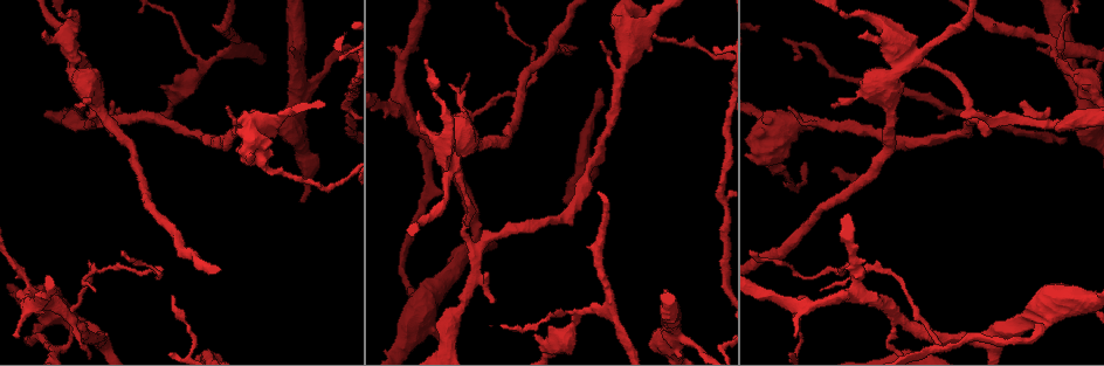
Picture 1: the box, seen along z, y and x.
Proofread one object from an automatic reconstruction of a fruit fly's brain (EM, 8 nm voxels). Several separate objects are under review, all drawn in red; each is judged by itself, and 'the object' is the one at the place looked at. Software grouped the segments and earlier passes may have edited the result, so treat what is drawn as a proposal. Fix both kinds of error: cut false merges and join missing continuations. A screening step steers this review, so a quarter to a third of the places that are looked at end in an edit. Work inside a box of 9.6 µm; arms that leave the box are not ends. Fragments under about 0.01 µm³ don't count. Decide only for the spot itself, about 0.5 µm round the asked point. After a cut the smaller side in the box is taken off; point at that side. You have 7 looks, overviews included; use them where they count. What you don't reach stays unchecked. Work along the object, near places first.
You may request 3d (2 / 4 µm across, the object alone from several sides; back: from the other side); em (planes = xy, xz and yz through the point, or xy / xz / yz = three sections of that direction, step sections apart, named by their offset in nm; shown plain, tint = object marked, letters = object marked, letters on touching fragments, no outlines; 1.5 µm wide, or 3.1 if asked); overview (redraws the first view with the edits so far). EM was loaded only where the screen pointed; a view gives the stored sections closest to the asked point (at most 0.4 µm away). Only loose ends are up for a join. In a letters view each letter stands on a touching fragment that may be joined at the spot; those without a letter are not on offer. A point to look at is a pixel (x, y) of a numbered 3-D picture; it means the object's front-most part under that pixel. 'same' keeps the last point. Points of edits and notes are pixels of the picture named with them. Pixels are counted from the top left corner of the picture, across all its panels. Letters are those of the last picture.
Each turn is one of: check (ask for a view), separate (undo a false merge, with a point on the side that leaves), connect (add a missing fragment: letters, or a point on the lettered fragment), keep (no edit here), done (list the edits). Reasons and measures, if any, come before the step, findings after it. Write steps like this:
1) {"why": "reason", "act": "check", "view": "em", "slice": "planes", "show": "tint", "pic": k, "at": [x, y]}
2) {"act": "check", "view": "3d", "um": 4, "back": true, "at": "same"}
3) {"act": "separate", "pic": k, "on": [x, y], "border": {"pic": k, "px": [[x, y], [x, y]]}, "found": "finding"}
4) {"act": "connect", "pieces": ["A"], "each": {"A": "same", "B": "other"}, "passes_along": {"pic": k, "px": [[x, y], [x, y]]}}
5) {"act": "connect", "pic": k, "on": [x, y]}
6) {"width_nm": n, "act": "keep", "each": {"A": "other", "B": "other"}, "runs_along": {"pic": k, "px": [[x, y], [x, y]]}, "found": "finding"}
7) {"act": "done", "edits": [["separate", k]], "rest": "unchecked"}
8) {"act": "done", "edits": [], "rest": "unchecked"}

{"why": "thick turns thin", "act": "check", "view": "em", "slice": "planes", "show": "tint", "pic": 1, "at": [774, 166]}

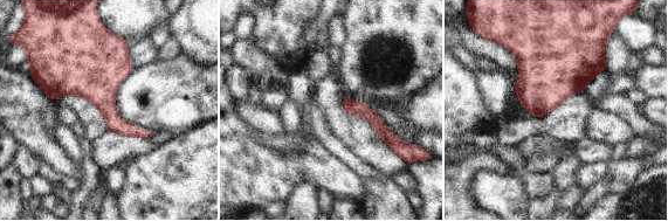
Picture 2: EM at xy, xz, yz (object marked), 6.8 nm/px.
{"why": "what lies round it", "act": "check", "view": "em", "slice": "planes", "show": "letters", "at": "same"}

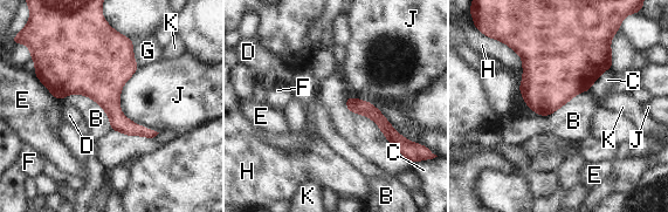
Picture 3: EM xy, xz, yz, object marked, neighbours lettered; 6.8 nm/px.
{"longest_contact_nm": ["J", 480], "act": "keep", "each": {"B": "other", "C": "other", "D": "other", "E": "other", "F": "other", "G": "other", "H": "other", "J": "other", "K": "other"}, "runs_along": {"pic": 3, "px": [[349, 102], [371, 111], [392, 139]]}, "found": "one neuron here"}

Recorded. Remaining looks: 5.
{"why": "tapers out", "act": "check", "view": "3d", "um": 4, "pic": 1, "at": [172, 298]}

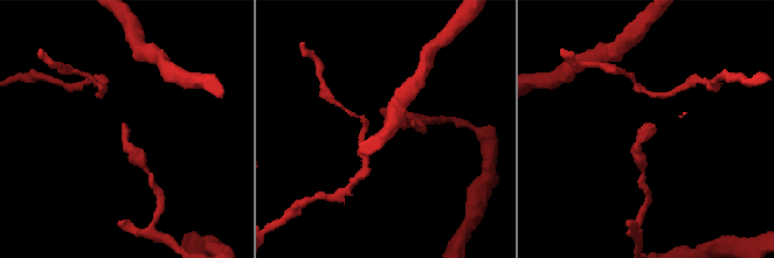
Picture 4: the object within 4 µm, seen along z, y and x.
{"why": "need the tissue", "act": "check", "view": "em", "slice": "planes", "show": "letters", "pic": 4, "at": [651, 125]}

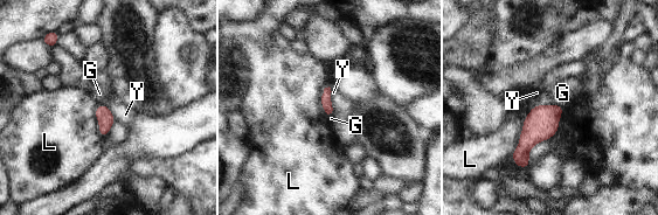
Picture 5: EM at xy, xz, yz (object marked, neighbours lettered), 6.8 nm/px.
{"width_nm": 80, "act": "keep", "each": {"G": "other", "L": "other", "Y": "other"}, "border": {"pic": 5, "px": [[331, 91], [331, 105], [334, 110]]}, "found": "none of them fits"}

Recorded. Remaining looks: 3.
{"why": "long arm stops here", "act": "check", "view": "3d", "um": 4, "pic": 1, "at": [795, 58]}

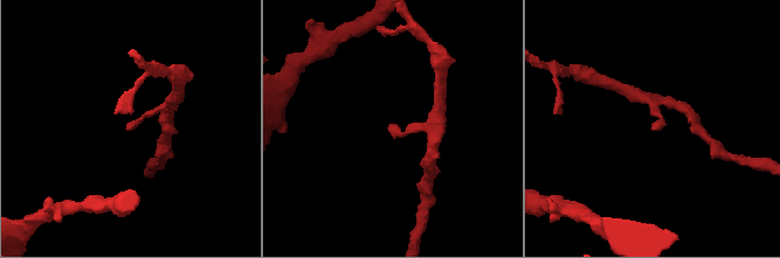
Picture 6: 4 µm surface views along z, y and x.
{"act": "check", "view": "em", "slice": "planes", "show": "letters", "pic": 6, "at": [129, 127]}

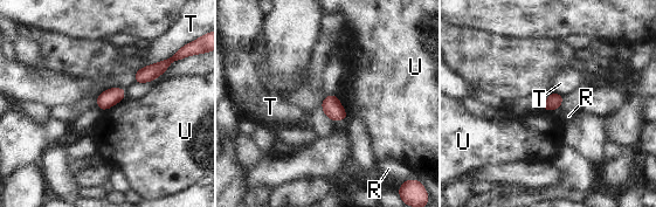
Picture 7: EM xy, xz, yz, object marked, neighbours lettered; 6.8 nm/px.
{"width_nm": 100, "act": "keep", "each": {"R": "other", "T": "other", "U": "other"}, "border": {"pic": 7, "px": [[336, 94], [347, 117]]}, "found": "no lettered fragment goes on from it"}

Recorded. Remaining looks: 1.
{"act": "done", "edits": [], "rest": "unchecked"}

